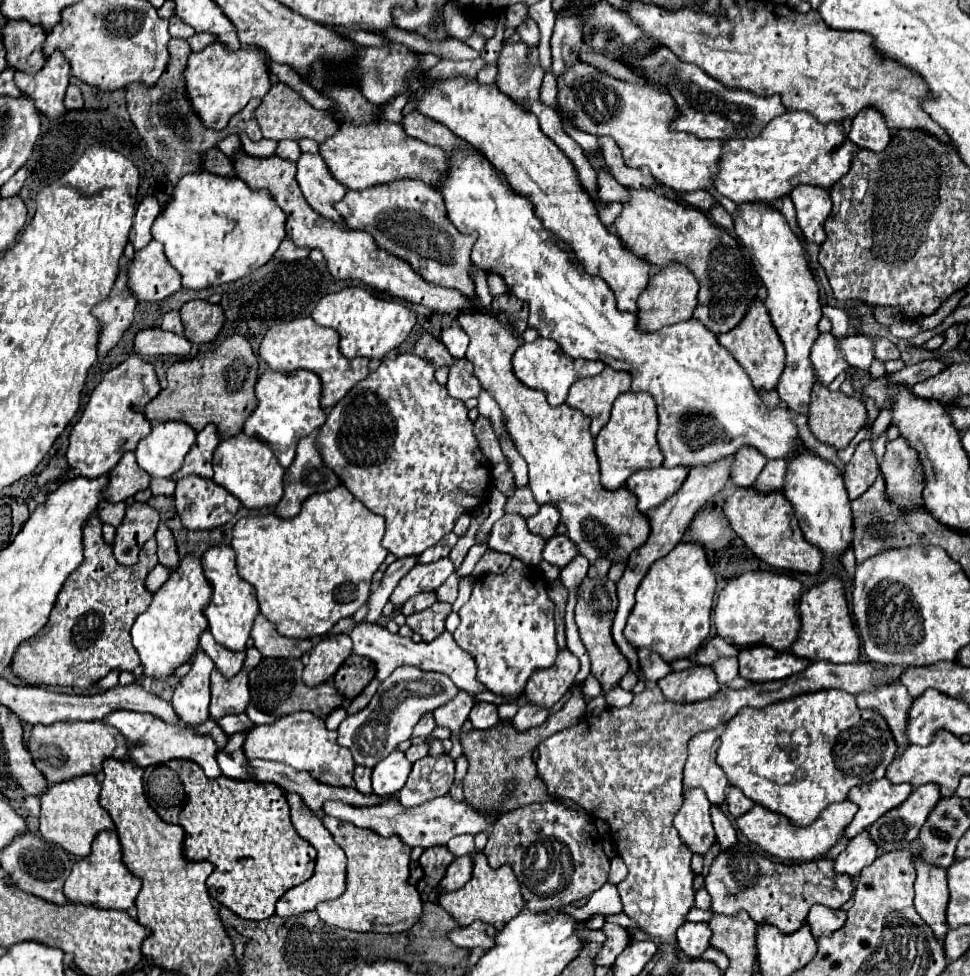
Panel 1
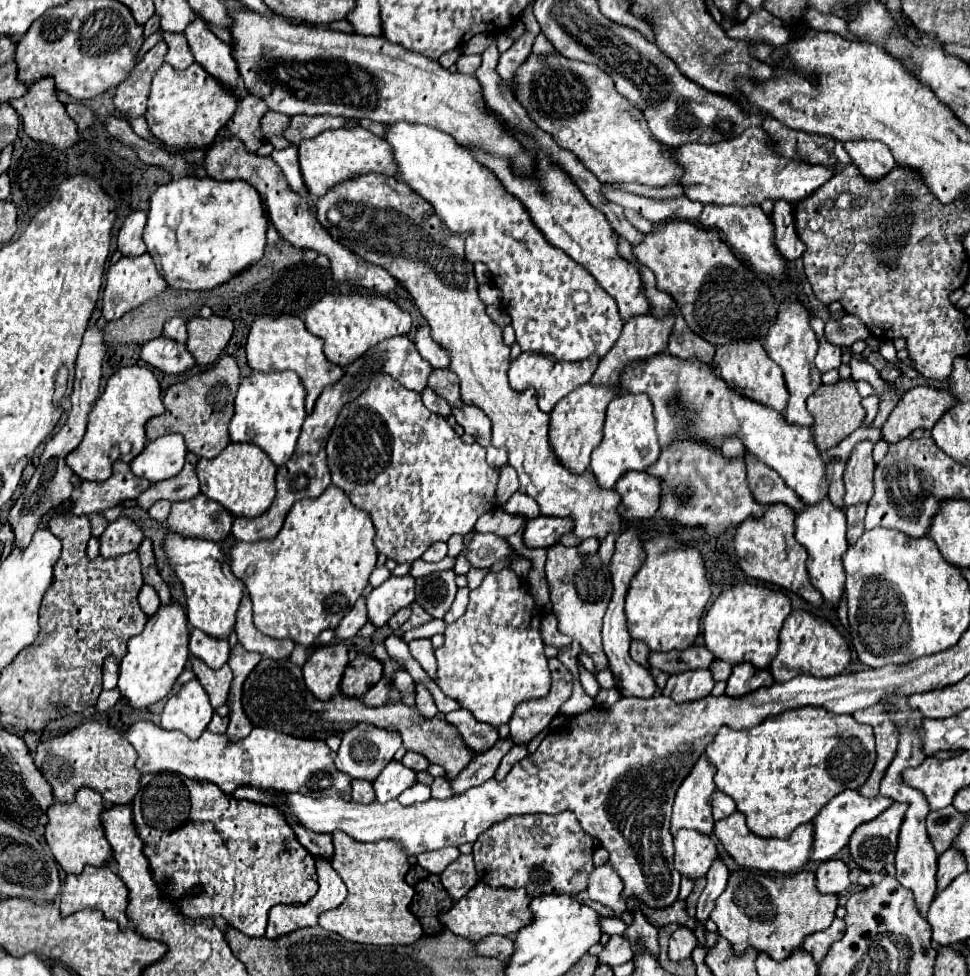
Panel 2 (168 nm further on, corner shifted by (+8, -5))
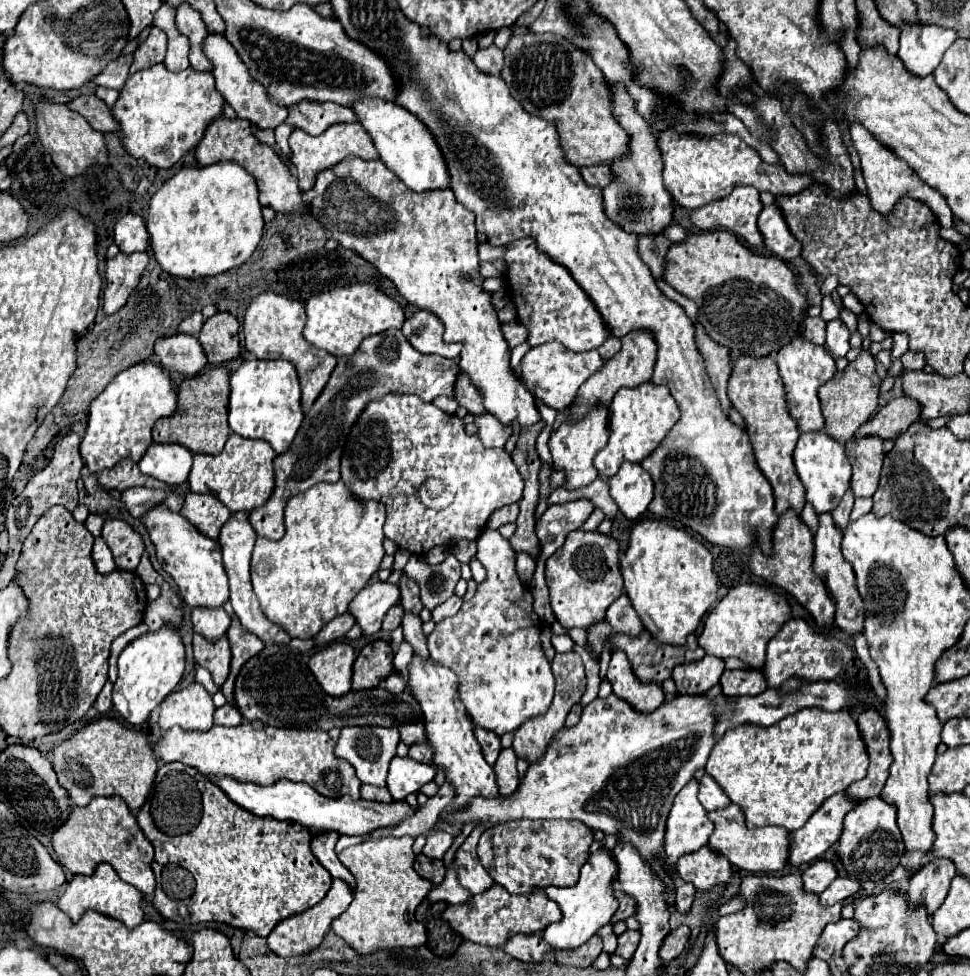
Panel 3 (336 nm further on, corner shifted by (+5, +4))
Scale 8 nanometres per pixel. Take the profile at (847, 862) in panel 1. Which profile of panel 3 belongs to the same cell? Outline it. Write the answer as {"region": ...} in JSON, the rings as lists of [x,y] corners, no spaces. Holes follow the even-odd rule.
{"region":[[[817,860],[809,868],[805,868],[801,876],[803,876],[803,890],[805,892],[821,894],[837,878],[837,872],[831,862]]]}

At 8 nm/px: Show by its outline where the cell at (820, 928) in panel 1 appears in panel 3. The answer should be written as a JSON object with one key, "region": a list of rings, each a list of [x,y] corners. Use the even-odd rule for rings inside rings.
{"region":[[[839,920],[837,924],[829,924],[817,946],[815,946],[815,956],[821,958],[821,960],[833,960],[833,958],[839,958],[843,952],[843,946],[853,940],[859,932],[859,924],[855,920]]]}

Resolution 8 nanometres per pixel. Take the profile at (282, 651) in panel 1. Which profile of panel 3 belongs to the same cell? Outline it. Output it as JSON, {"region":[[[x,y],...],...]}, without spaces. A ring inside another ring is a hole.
{"region":[[[235,512],[231,514],[231,518],[223,524],[221,528],[221,534],[219,534],[219,546],[223,550],[223,566],[227,570],[227,576],[229,576],[229,590],[231,590],[231,604],[233,604],[233,610],[237,614],[237,618],[241,620],[241,624],[251,630],[253,634],[257,634],[263,642],[277,642],[277,644],[289,644],[289,634],[273,624],[271,620],[267,620],[267,616],[263,614],[261,606],[259,606],[259,600],[253,592],[253,586],[251,586],[251,572],[249,572],[249,560],[251,560],[251,550],[253,550],[253,544],[257,540],[257,534],[251,530],[251,524],[249,524],[249,512]]]}

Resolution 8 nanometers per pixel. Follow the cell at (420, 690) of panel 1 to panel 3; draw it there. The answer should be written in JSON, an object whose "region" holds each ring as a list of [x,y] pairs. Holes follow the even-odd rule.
{"region":[[[345,726],[341,728],[339,740],[335,744],[335,754],[347,760],[355,768],[355,774],[363,784],[387,786],[385,780],[389,772],[389,762],[395,758],[397,744],[399,744],[399,734],[395,730],[381,726]]]}

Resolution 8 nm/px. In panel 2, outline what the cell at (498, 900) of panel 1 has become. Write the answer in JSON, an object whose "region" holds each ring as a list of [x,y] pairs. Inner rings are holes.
{"region":[[[478,881],[472,891],[468,891],[460,901],[456,901],[446,913],[440,913],[440,923],[450,929],[454,935],[466,937],[470,941],[480,941],[484,935],[510,935],[516,933],[524,923],[528,923],[528,903],[530,897],[526,891],[508,889],[508,887],[490,887],[484,881]]]}

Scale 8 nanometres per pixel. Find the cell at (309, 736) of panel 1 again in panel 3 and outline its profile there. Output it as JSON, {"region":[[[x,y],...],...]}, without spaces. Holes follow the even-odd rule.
{"region":[[[243,722],[241,726],[225,728],[213,726],[209,732],[185,732],[179,728],[167,730],[155,744],[155,754],[163,762],[183,762],[197,768],[201,774],[227,774],[239,778],[239,782],[255,782],[261,786],[271,786],[279,780],[303,782],[315,788],[321,796],[341,798],[351,794],[359,798],[361,782],[355,778],[355,770],[333,754],[335,742],[325,730],[297,730],[297,728],[277,728],[265,726],[261,722]],[[223,730],[221,746],[211,744],[211,732]]]}

